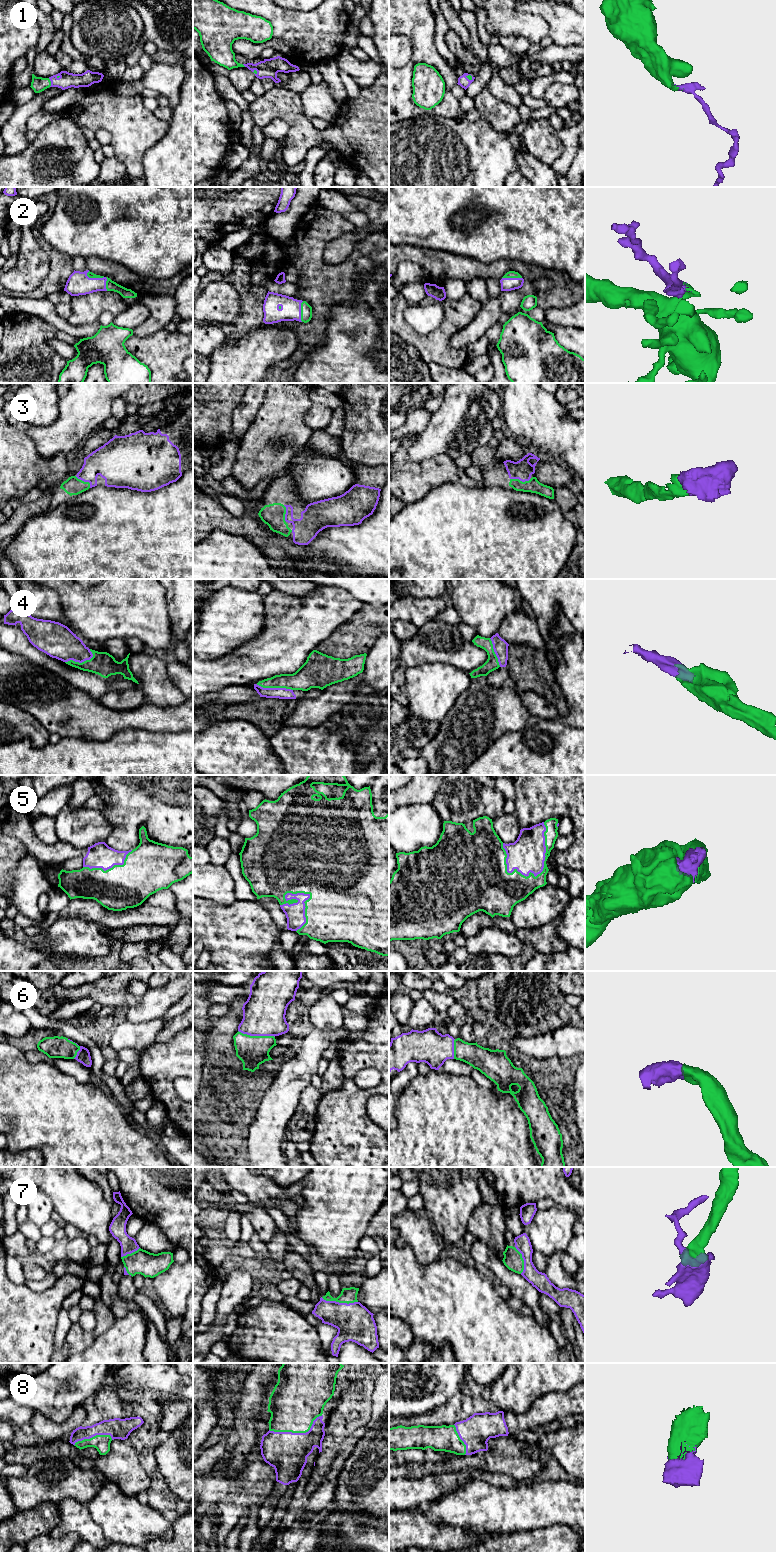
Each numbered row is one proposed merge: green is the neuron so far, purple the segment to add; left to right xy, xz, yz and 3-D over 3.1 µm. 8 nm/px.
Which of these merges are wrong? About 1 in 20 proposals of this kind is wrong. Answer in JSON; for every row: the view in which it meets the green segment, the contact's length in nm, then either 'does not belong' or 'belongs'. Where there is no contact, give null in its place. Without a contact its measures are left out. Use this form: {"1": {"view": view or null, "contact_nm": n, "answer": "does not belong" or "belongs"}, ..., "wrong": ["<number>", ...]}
{"1": {"view": "xy", "contact_nm": 70, "answer": "belongs"}, "2": {"view": "xy", "contact_nm": 150, "answer": "belongs"}, "3": {"view": "yz", "contact_nm": 170, "answer": "belongs"}, "4": {"view": "xz", "contact_nm": 300, "answer": "belongs"}, "5": {"view": "yz", "contact_nm": 500, "answer": "belongs"}, "6": {"view": "xz", "contact_nm": 300, "answer": "belongs"}, "7": {"view": "xz", "contact_nm": 300, "answer": "belongs"}, "8": {"view": "xz", "contact_nm": 440, "answer": "belongs"}, "wrong": []}

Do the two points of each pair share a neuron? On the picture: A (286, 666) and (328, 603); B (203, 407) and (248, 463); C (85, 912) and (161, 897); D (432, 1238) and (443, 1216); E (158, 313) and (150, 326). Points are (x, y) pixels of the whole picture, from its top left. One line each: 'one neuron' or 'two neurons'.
A: one neuron
B: two neurons
C: one neuron
D: two neurons
E: one neuron

